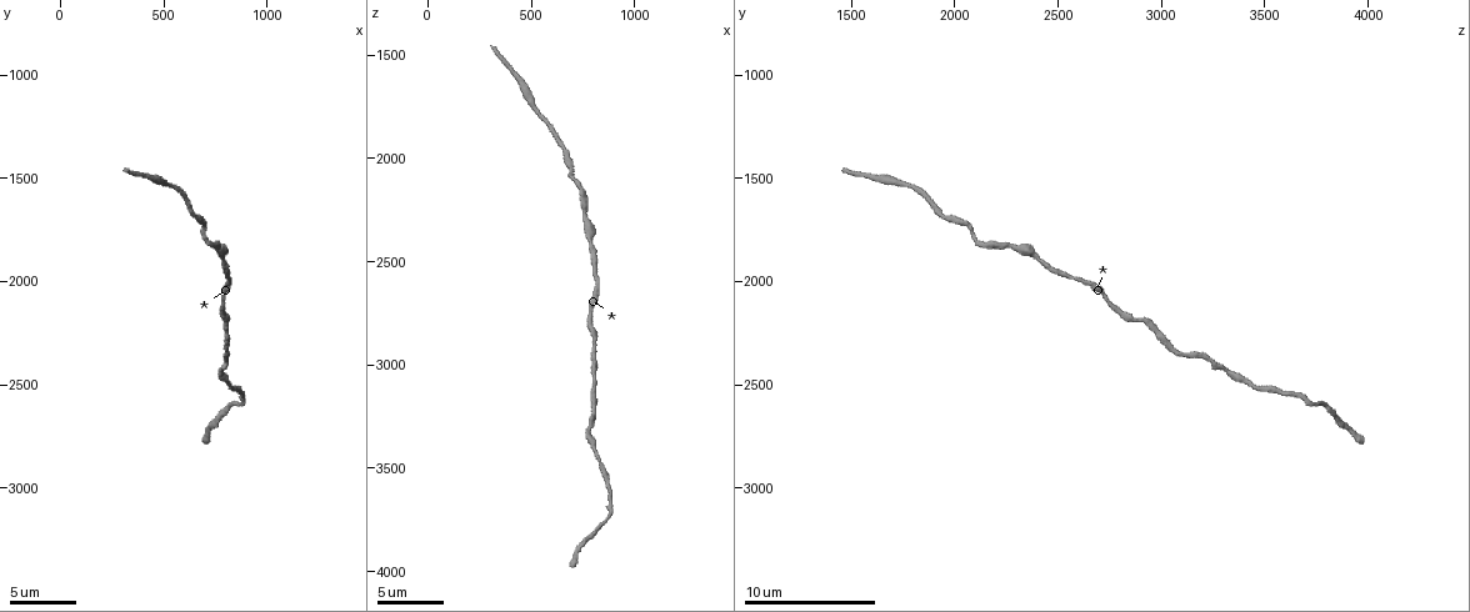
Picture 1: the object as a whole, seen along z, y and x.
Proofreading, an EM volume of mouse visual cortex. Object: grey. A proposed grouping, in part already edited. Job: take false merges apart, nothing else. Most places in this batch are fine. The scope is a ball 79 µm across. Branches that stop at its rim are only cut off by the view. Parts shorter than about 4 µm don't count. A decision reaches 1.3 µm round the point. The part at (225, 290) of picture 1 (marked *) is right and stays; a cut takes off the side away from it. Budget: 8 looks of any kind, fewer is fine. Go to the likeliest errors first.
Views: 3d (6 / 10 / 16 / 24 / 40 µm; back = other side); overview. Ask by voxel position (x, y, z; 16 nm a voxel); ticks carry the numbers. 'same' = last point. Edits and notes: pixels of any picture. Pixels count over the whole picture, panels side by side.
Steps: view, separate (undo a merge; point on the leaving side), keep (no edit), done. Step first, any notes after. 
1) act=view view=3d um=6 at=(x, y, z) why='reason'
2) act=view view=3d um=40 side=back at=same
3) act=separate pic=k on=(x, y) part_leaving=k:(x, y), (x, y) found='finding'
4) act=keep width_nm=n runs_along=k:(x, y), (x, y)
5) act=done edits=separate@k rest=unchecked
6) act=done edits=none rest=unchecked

act=view view=3d um=10 at=(800, 2620, 3810) why='thick turns thin'

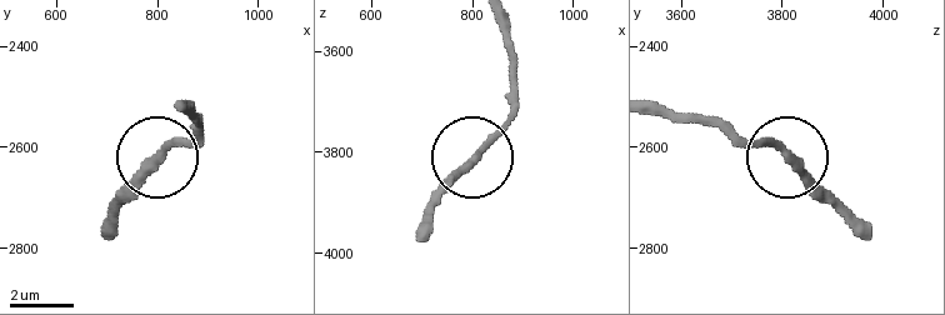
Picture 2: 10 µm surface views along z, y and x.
act=view view=3d um=6 at=(800, 2625, 3810)

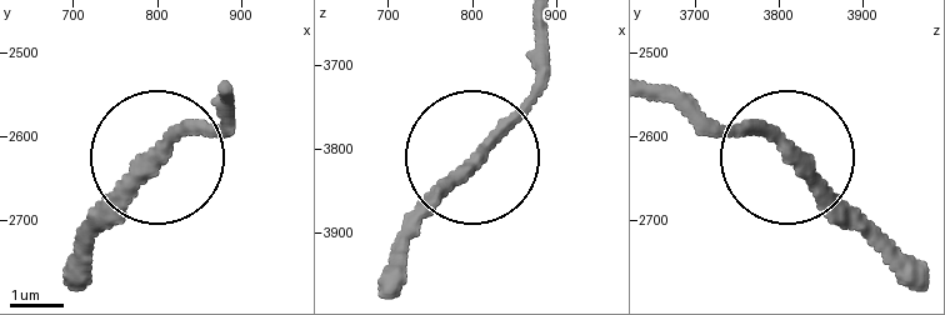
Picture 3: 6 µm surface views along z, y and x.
act=keep runs_along=3:(653, 98), (760, 129), (876, 240) found='one neuron here'

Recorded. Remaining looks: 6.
act=view view=3d um=10 at=(700, 1780, 2080) why='a narrow waist'

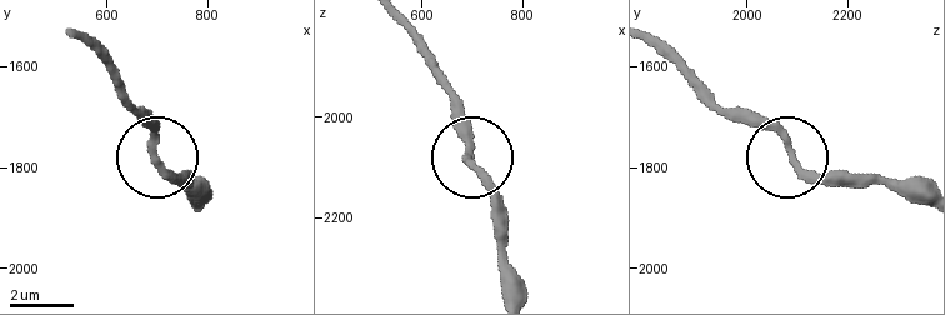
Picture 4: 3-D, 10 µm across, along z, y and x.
act=keep runs_along=4:(198, 205), (160, 160), (158, 125), (144, 106) found='one neuron here'

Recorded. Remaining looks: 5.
act=view view=3d um=10 at=(820, 2490, 3440) why='thin neck'

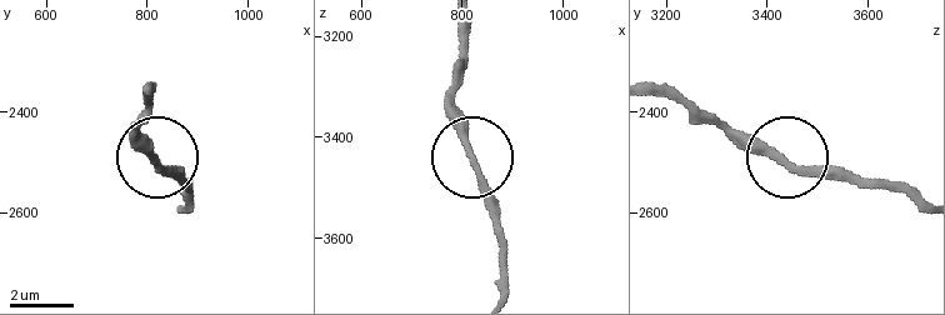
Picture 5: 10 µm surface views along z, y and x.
act=keep runs_along=5:(651, 84), (675, 88), (796, 163), (858, 173) found='all the same neuron'

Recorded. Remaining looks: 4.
act=view view=3d um=16 at=(810, 2300, 3020) why='sudden change in width'

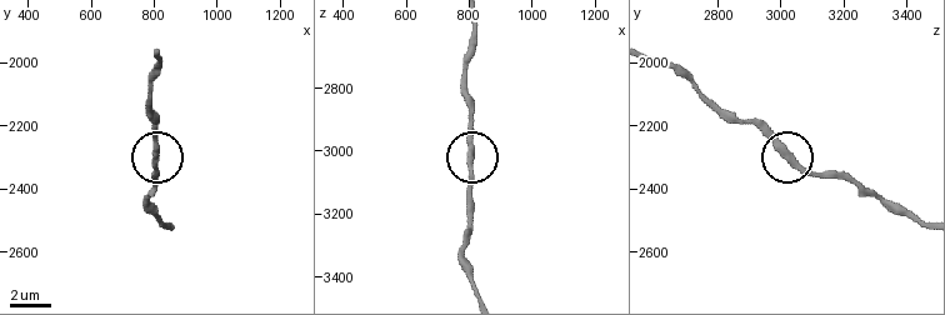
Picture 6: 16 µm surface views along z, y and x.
act=keep runs_along=6:(468, 55), (473, 203) found='one neuron here'

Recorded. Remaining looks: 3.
act=done edits=none rest=unchecked

